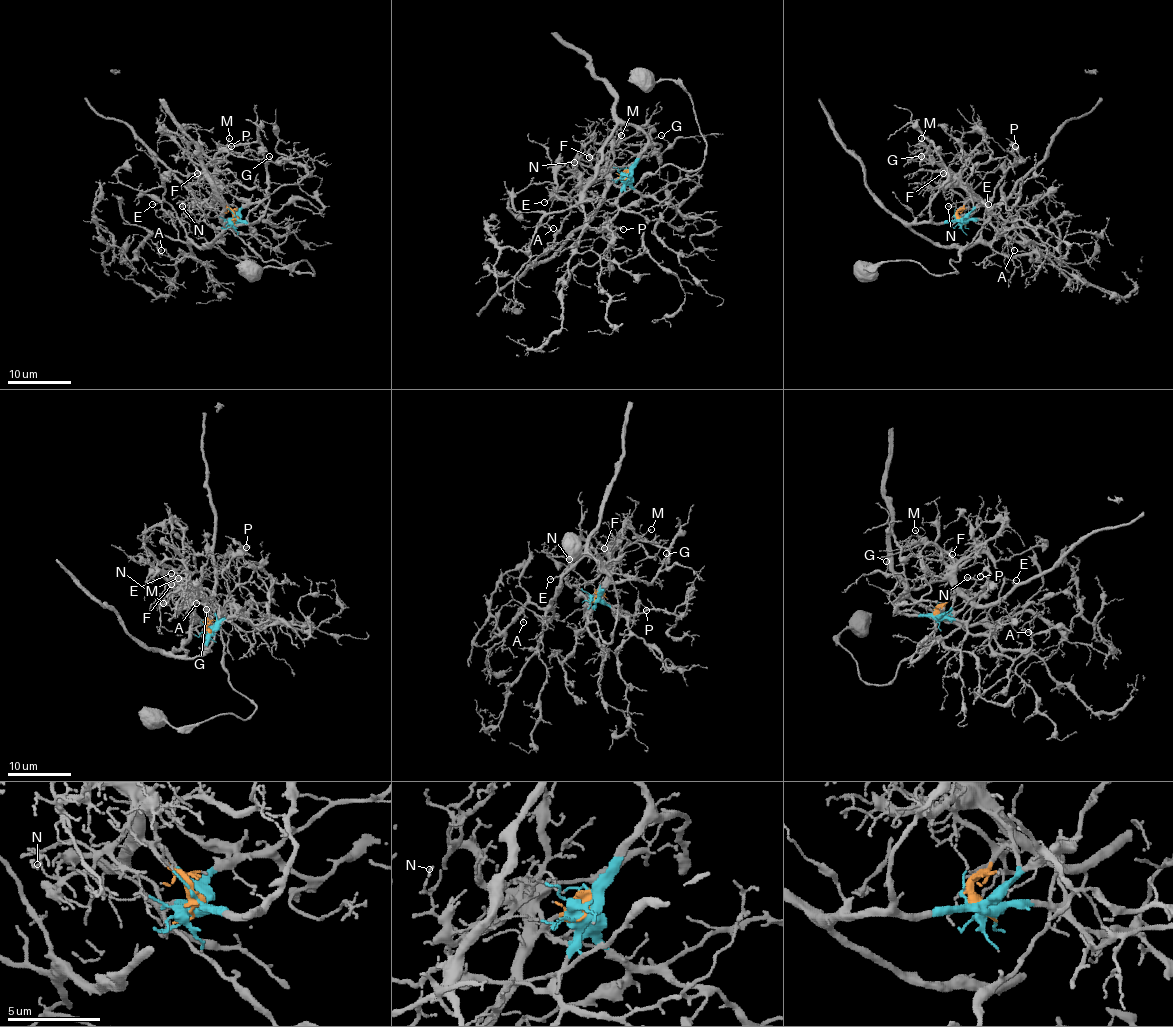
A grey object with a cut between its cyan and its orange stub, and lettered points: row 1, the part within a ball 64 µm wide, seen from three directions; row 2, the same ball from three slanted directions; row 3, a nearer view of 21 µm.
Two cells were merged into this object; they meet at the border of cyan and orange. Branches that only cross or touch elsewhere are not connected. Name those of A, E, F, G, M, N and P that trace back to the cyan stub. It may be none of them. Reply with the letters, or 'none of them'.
A, E, G, P

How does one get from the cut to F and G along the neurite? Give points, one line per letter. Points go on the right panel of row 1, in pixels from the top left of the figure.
F: (960, 220), (957, 212), (968, 198), (968, 188), (959, 179), (941, 183), (943, 172)
G: (960, 220), (935, 223), (930, 215), (932, 198), (946, 179), (948, 169), (940, 161), (927, 163), (921, 156)

